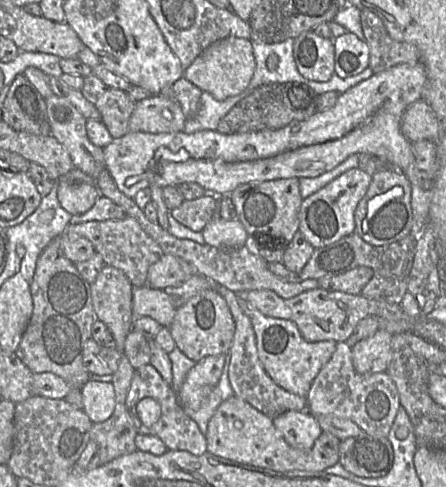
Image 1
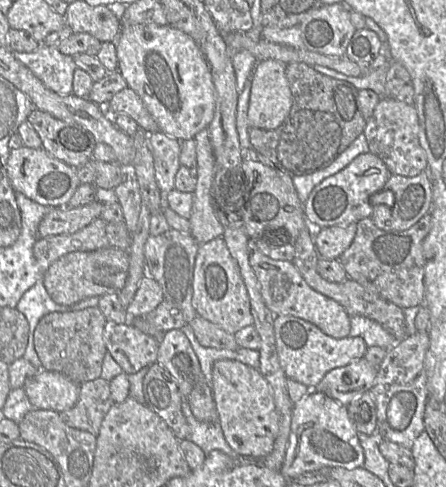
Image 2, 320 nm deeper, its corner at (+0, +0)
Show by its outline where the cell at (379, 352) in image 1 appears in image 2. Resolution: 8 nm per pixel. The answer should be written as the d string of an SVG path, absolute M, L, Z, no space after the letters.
M366 358L329 371L315 390L324 393L343 406L361 397L374 385L378 369Z

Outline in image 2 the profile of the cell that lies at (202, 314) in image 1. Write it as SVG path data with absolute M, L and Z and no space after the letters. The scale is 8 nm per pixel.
M222 237L198 247L192 282L192 305L198 315L234 335L253 325L249 297L237 262Z

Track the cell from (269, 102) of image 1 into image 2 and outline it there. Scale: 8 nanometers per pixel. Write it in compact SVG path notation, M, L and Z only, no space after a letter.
M303 62L286 65L285 74L292 94L291 110L276 129L249 128L249 140L257 155L265 157L291 178L320 171L364 132L367 121L358 102L358 91L351 83L316 71Z

